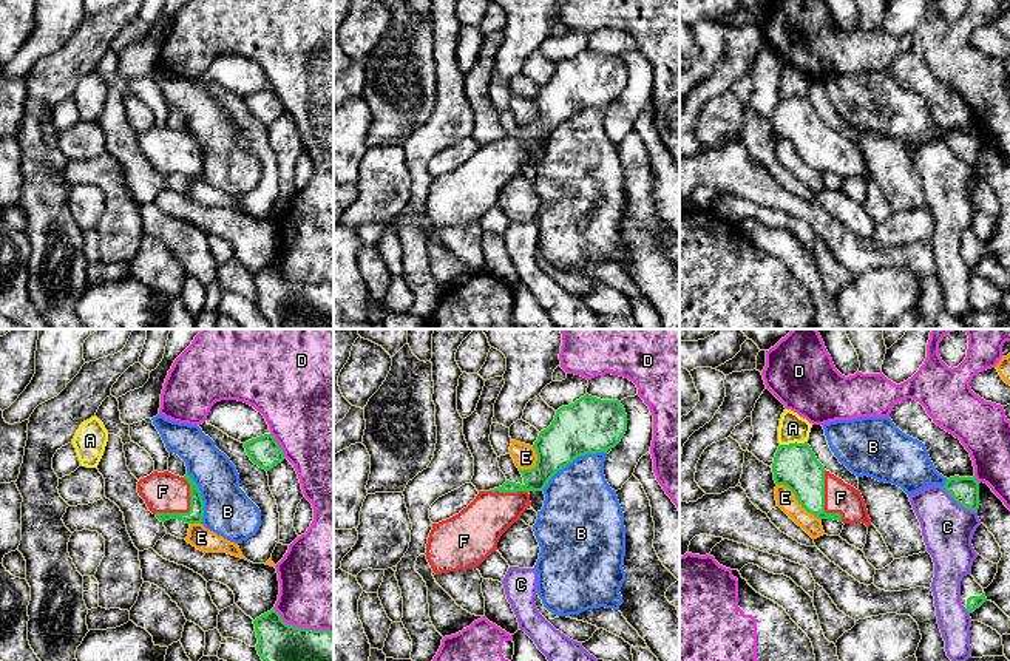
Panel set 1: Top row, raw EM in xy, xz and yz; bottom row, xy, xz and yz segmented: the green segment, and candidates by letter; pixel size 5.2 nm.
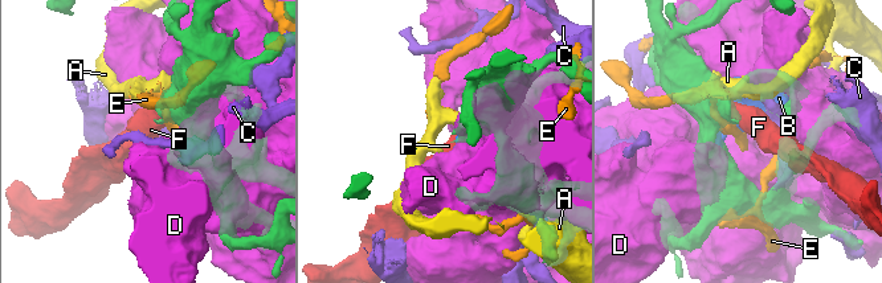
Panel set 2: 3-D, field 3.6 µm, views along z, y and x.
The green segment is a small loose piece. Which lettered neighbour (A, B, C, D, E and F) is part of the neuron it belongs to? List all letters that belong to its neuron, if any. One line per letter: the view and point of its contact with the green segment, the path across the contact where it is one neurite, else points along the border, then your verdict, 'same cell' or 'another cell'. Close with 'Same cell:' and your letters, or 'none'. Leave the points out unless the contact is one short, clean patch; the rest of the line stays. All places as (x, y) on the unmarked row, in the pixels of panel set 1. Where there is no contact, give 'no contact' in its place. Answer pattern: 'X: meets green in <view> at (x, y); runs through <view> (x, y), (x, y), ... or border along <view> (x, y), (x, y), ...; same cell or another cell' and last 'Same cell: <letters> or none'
A: meets green in yz at (793, 98); border along yz (806, 94), (780, 99); another cell
B: meets green in xz at (572, 115); another cell
C: meets green in yz at (959, 158); another cell
D: meets green in xy at (300, 281); another cell
E: meets green in yz at (797, 153); another cell
F: meets green in xy at (189, 166); same cell
Same cell: F

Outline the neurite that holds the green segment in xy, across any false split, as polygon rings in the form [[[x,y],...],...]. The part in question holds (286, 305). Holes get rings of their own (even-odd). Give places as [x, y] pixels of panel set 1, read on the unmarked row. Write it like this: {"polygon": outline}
{"polygon": [[[272,263],[253,275],[258,292],[256,304],[270,329],[334,329],[334,287],[286,278]]]}

